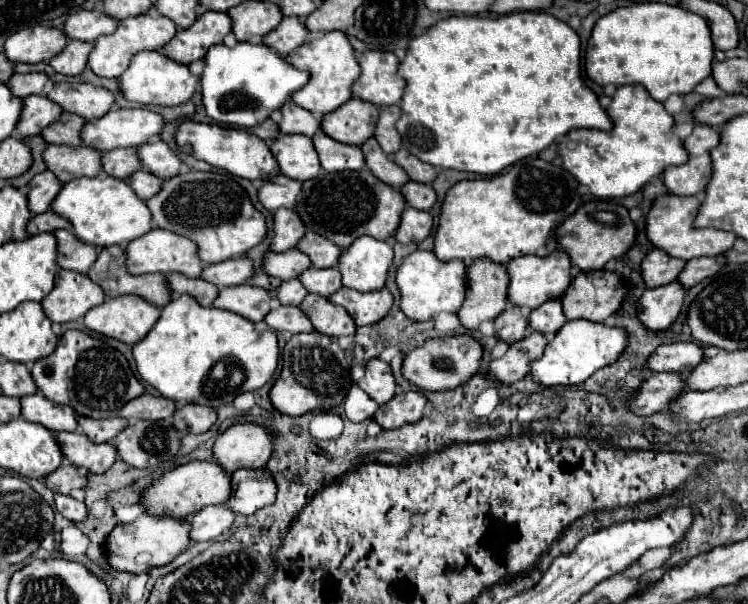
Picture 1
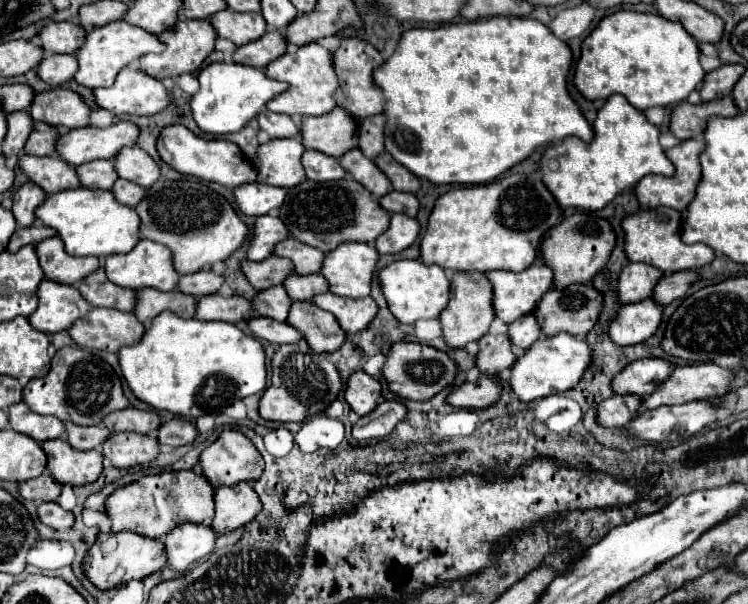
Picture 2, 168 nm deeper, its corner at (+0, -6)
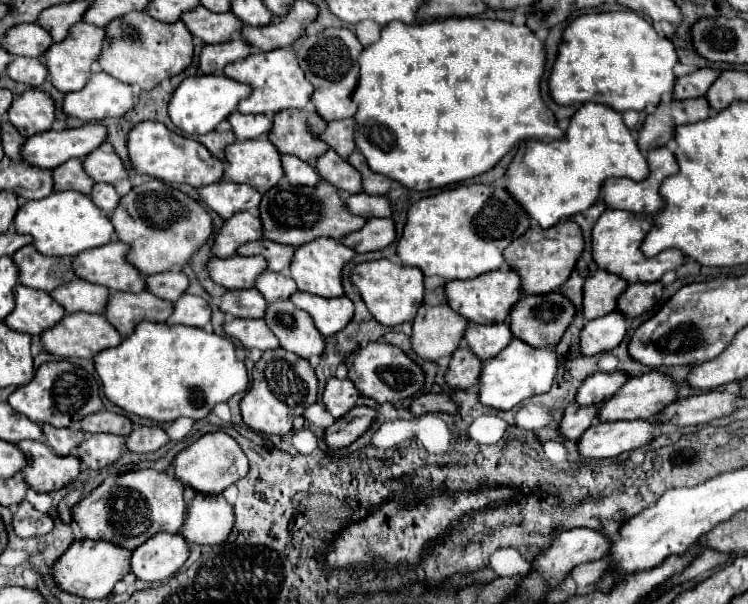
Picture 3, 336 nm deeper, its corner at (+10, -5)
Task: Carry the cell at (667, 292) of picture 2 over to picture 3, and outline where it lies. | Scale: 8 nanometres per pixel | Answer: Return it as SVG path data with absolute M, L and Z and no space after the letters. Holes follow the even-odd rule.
M648 283L648 285L628 285L626 291L618 299L618 311L622 311L626 317L638 317L650 309L656 307L656 303L662 299L664 283Z

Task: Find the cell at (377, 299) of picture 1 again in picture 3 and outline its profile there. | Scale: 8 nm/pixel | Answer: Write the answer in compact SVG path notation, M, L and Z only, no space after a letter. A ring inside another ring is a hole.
M298 291L292 295L292 303L314 317L314 323L324 337L342 331L354 317L354 303L346 295L326 299L320 295Z

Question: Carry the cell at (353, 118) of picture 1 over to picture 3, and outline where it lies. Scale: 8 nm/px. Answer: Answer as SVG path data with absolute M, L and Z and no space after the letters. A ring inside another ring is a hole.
M280 111L274 115L274 127L270 131L270 141L278 147L280 153L290 153L300 157L302 161L314 163L320 155L328 151L328 145L316 137L316 133L310 129L308 117L318 117L314 111Z

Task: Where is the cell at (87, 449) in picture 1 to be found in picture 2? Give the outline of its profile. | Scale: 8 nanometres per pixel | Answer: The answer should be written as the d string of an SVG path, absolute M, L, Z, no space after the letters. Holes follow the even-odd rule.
M46 440L40 444L48 458L48 470L58 484L84 486L98 480L102 472L102 454L98 450L78 452L66 440Z

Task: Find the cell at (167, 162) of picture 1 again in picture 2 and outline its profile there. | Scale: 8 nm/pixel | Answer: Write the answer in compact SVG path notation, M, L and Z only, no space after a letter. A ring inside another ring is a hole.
M126 146L116 154L114 170L120 178L140 184L142 188L150 188L158 178L160 170L158 164L138 146Z

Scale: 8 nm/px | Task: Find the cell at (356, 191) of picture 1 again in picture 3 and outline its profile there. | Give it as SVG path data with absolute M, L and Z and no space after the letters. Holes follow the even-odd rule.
M282 179L276 187L264 193L264 199L260 203L260 217L266 239L294 247L304 243L288 243L288 239L342 239L348 233L360 231L366 225L364 217L356 217L348 213L348 209L344 209L344 199L340 191L334 185L328 185L328 181L320 181L314 187L292 187L286 179Z

